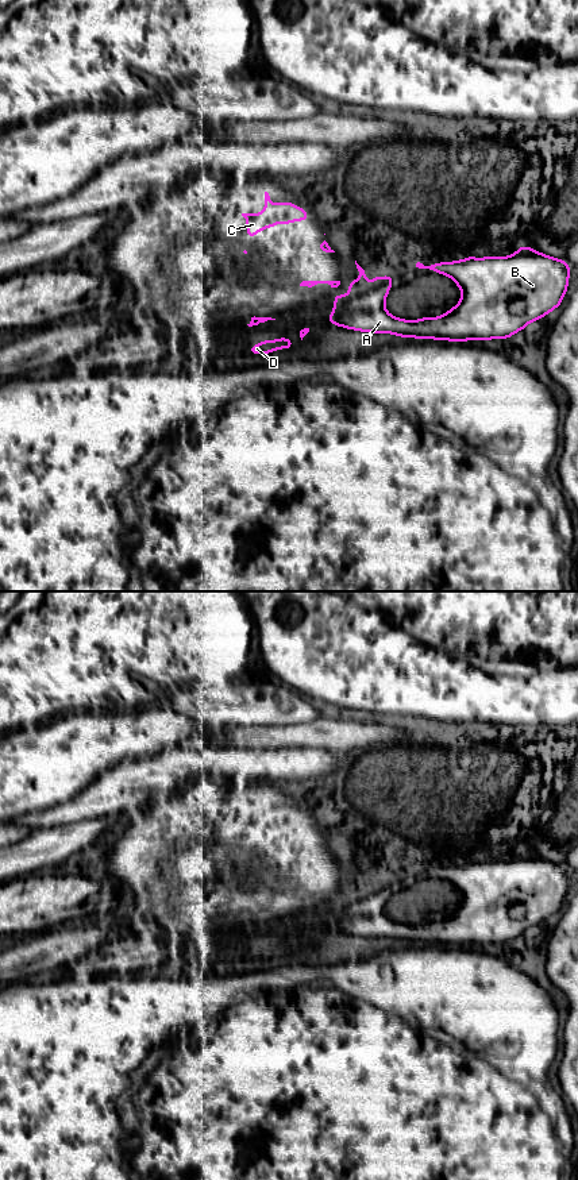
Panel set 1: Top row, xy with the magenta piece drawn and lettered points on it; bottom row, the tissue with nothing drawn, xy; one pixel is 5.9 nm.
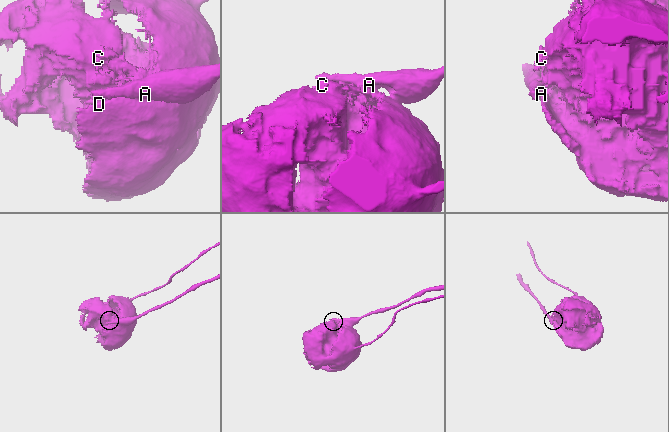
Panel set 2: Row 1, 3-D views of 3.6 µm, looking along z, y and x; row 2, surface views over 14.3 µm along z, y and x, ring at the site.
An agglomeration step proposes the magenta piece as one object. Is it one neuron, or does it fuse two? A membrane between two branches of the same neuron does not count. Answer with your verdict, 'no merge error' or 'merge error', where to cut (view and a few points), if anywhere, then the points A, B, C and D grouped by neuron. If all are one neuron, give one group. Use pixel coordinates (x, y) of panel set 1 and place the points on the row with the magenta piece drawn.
merge error; cut in xy along (363, 284), (350, 292); A B / C D

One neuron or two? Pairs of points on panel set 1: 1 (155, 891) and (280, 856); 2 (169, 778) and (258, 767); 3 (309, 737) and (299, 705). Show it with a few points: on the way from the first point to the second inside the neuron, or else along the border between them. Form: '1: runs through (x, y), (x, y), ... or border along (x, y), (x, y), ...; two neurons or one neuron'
1: runs through (187, 866), (249, 864); one neuron
2: runs through (191, 764), (237, 764); one neuron
3: border along (320, 716), (292, 725); two neurons

